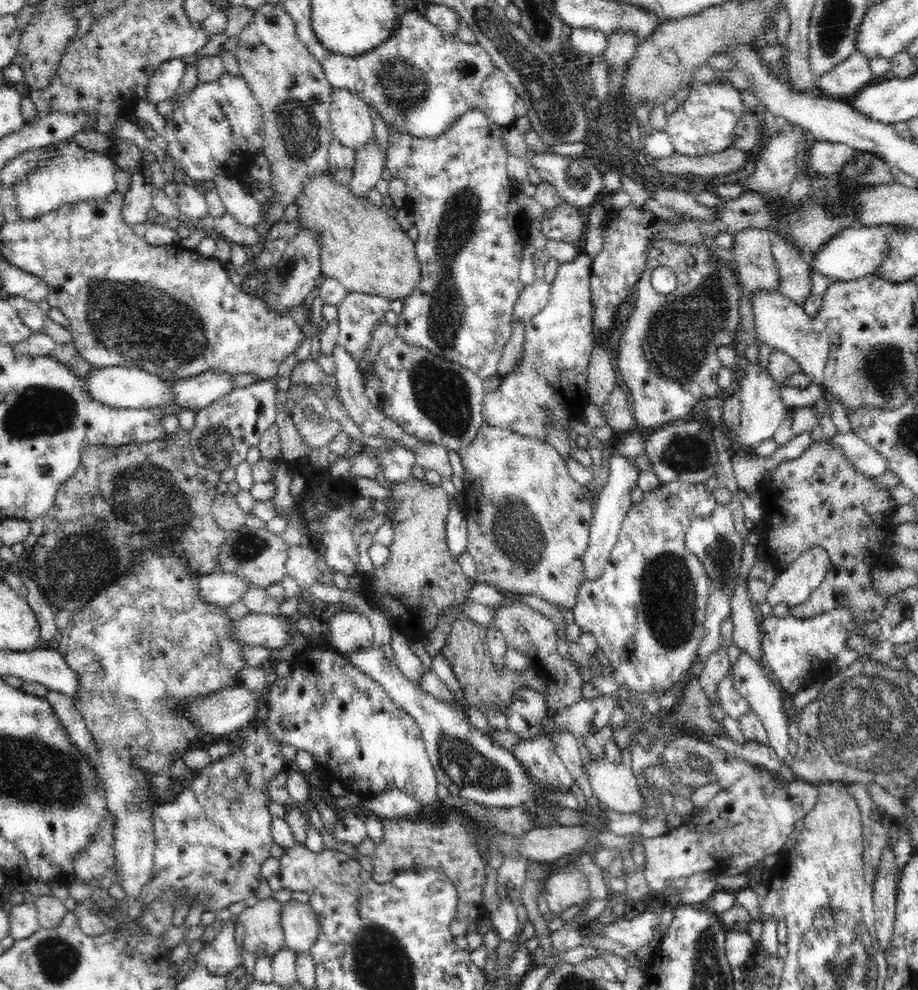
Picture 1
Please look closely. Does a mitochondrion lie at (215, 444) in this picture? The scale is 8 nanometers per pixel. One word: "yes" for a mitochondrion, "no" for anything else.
yes

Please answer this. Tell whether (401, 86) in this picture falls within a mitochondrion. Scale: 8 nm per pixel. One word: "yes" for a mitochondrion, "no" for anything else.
yes

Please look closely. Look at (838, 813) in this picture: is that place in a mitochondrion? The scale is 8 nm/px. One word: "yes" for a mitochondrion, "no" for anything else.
no

